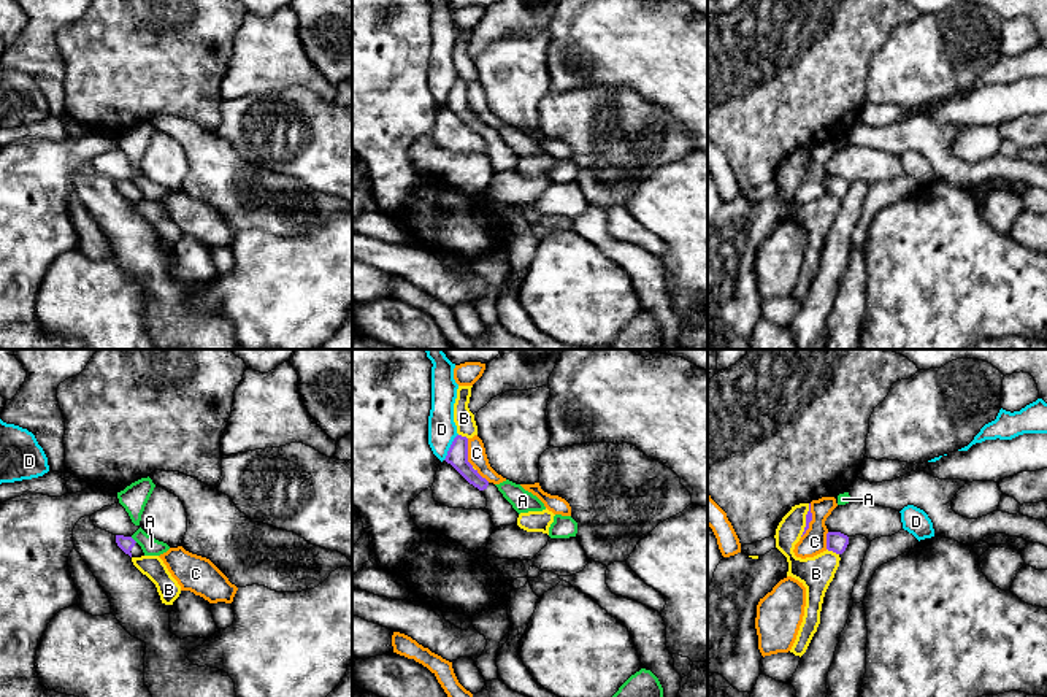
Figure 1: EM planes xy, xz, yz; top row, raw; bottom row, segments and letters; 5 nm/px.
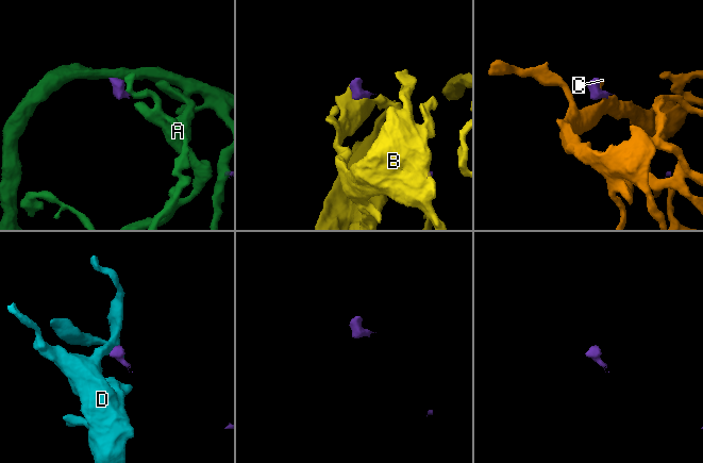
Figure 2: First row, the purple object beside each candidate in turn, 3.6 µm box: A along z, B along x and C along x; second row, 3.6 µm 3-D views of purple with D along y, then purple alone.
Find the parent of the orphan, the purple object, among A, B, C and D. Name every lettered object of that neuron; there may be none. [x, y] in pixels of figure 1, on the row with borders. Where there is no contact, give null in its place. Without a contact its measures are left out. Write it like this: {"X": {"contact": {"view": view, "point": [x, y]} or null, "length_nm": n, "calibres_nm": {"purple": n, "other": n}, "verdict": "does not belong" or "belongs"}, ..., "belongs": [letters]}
{"A": {"contact": {"view": "xy", "point": [132, 539]}, "length_nm": 50, "calibres_nm": {"purple": 80, "other": 90}, "verdict": "belongs"}, "B": {"contact": {"view": "yz", "point": [833, 551]}, "length_nm": 70, "calibres_nm": {"purple": 110, "other": 170}, "verdict": "does not belong"}, "C": {"contact": {"view": "xz", "point": [467, 453]}, "length_nm": 150, "calibres_nm": {"purple": 110, "other": 100}, "verdict": "does not belong"}, "D": {"contact": {"view": "xz", "point": [451, 446]}, "length_nm": 150, "calibres_nm": {"purple": 110, "other": 140}, "verdict": "does not belong"}, "belongs": ["A"]}

